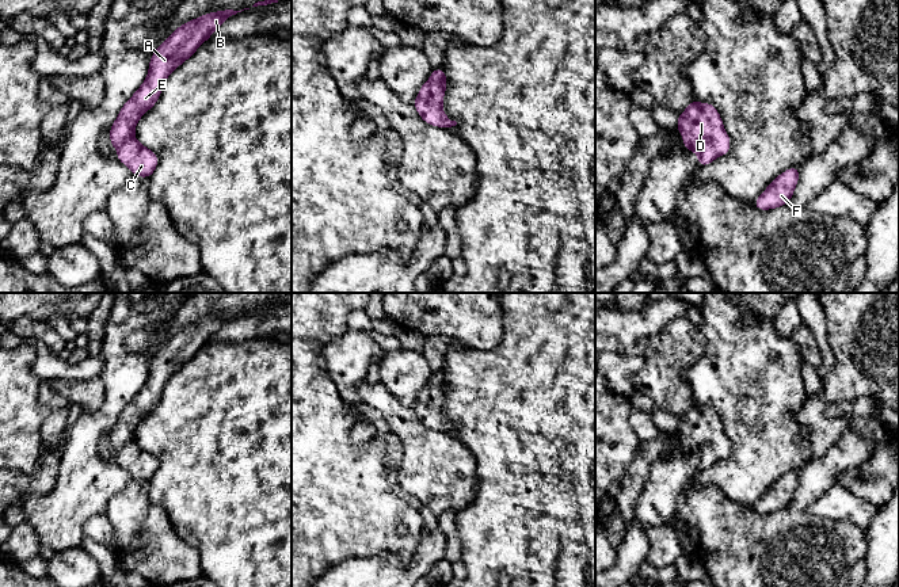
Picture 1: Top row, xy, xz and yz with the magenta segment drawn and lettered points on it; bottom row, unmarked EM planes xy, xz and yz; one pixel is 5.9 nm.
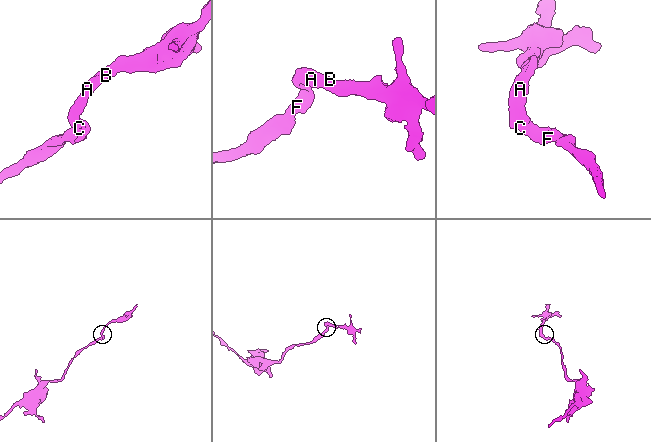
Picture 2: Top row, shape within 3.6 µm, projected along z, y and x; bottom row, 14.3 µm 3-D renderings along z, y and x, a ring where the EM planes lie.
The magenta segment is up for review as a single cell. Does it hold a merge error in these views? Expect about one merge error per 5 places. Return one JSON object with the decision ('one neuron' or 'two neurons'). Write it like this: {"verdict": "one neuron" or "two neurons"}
{"verdict": "one neuron"}

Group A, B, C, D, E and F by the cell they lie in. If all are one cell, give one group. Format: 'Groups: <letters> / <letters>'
Groups: A B C D E F

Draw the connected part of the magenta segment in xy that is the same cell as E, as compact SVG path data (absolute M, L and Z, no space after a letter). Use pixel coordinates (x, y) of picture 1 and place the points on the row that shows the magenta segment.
M225 9L218 12L209 12L194 20L190 20L180 27L178 27L153 53L149 62L149 72L142 83L142 85L136 91L136 94L123 104L119 115L110 129L110 142L118 150L117 159L130 168L132 175L151 178L155 168L159 164L157 156L148 148L142 146L134 138L134 129L138 119L155 106L157 102L163 84L165 79L187 58L190 58L194 52L212 37L213 31L218 28L222 22L232 15L241 11Z

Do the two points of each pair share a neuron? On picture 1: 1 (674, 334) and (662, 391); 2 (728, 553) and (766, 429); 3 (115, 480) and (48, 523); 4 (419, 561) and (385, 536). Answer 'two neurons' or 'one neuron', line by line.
1: one neuron
2: two neurons
3: one neuron
4: two neurons

